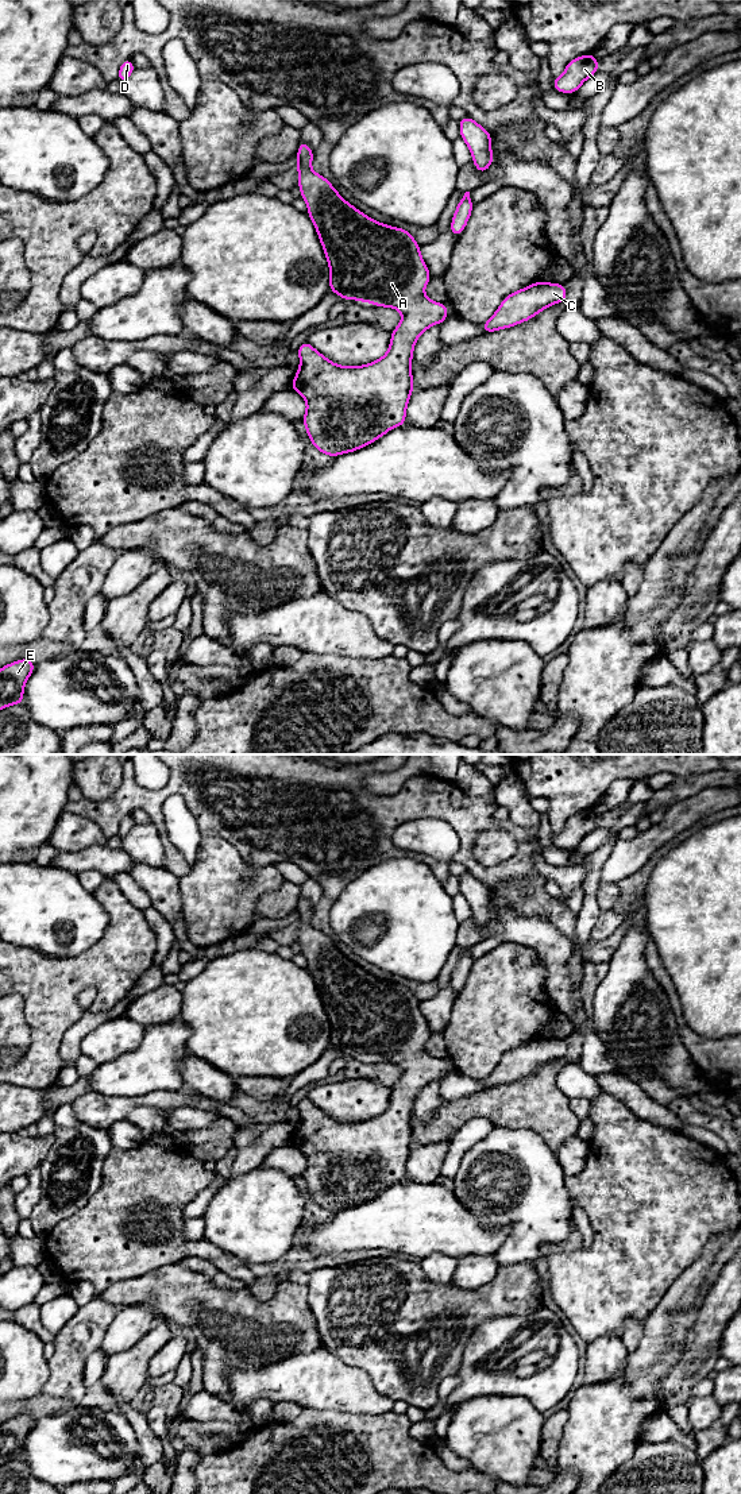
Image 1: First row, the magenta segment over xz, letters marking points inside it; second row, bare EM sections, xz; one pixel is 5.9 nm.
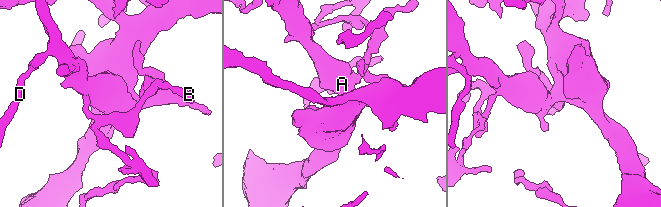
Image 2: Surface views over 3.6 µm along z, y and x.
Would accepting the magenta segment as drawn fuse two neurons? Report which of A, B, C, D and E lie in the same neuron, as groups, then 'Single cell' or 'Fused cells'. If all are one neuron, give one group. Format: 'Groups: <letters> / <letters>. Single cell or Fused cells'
Groups: A B C D E. Single cell

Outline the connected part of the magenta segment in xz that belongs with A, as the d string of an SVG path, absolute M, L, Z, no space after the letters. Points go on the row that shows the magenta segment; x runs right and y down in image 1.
M304 142L298 144L297 158L298 188L329 265L331 292L343 300L373 302L402 313L401 323L391 331L387 352L366 366L337 366L309 341L297 350L300 368L292 390L306 401L306 413L301 421L313 447L335 458L373 444L386 432L405 424L405 412L414 389L410 370L414 343L428 328L444 323L448 309L441 302L431 301L424 293L432 277L413 236L404 228L378 223L348 204L329 179L312 170L313 151Z

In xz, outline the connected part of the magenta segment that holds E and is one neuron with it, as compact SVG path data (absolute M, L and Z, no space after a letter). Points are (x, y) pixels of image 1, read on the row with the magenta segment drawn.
M20 659L0 669L0 710L23 703L23 691L35 664L28 659Z

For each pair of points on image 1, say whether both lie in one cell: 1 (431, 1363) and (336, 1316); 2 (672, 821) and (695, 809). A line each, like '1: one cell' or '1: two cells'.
1: one cell
2: one cell

